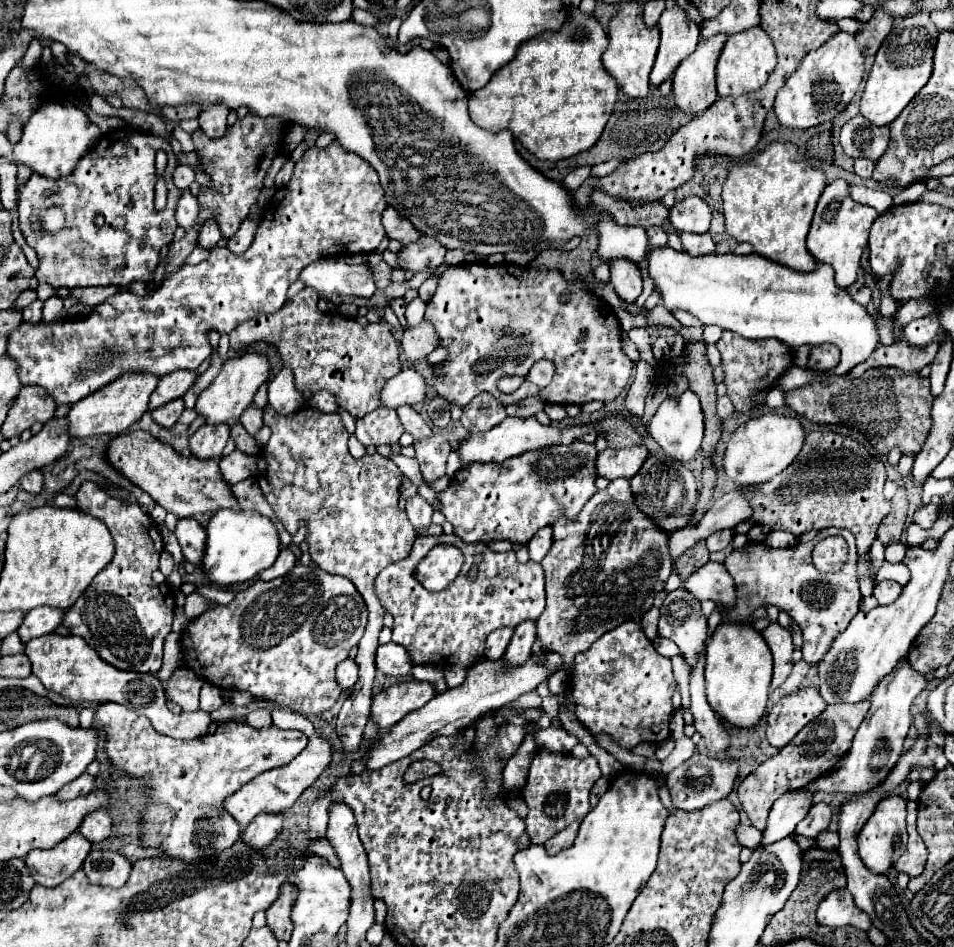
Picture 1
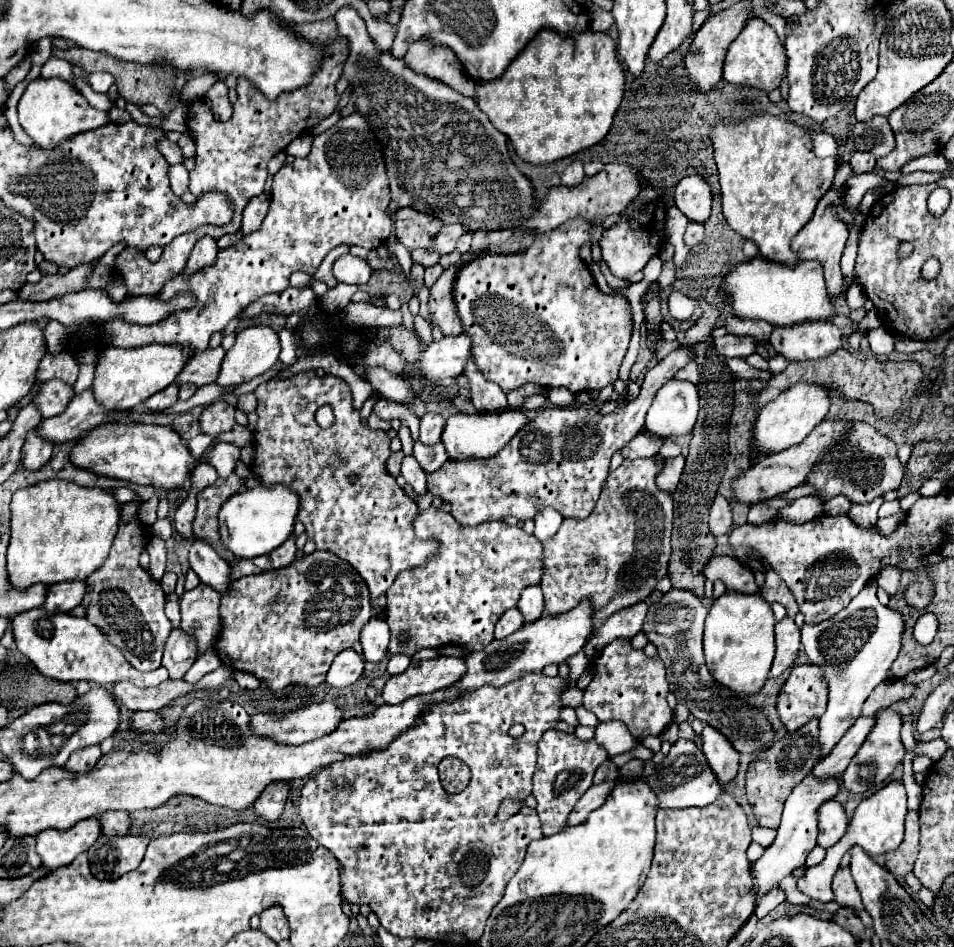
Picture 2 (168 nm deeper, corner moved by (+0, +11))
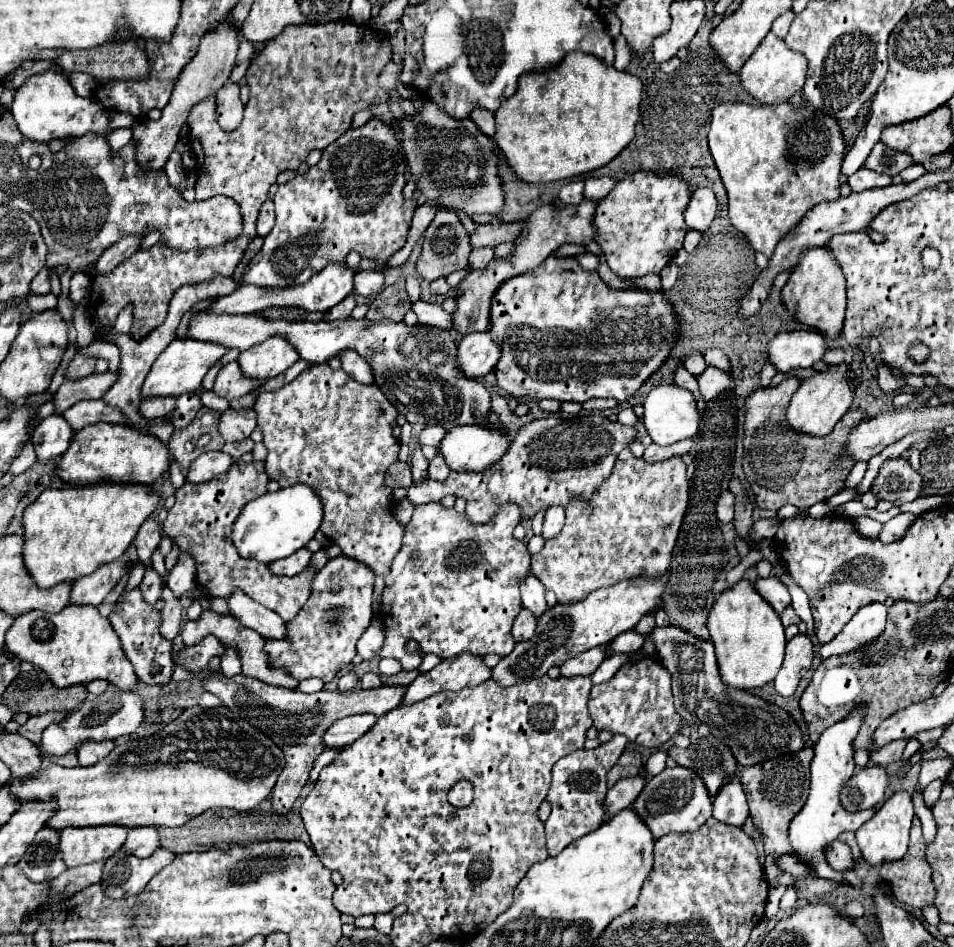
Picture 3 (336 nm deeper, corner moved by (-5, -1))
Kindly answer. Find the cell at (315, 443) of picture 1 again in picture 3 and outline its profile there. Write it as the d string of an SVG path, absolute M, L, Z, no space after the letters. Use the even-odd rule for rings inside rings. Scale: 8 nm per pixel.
M324 362L310 366L280 390L260 394L256 398L254 412L268 448L268 458L264 462L268 478L278 482L280 488L288 488L292 484L310 486L322 502L324 518L320 530L324 536L332 544L340 546L342 556L368 566L374 576L386 578L406 532L404 526L394 518L394 494L384 486L384 472L398 460L398 440L392 436L392 422L398 414L396 408L388 402L378 386L362 386L354 382L342 368L332 370Z

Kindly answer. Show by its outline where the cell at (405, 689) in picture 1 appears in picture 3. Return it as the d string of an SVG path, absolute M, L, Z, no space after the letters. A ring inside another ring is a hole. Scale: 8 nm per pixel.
M464 652L456 658L444 660L430 672L420 674L416 680L412 680L406 686L402 706L410 706L442 690L458 692L464 688L476 688L476 684L482 684L488 678L490 678L490 668L484 666L484 662L478 656Z

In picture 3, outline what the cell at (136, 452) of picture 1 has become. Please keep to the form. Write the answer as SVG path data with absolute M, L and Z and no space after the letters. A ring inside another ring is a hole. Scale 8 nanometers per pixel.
M96 422L80 432L74 432L68 452L64 452L58 462L58 476L72 486L92 486L102 482L152 486L164 480L170 462L172 452L154 434L144 434L130 426Z

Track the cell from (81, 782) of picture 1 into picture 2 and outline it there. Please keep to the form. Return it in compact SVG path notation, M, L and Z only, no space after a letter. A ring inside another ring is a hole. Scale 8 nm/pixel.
M91 746L91 748L81 748L79 752L73 752L71 754L71 760L67 760L65 764L65 770L69 772L87 772L91 770L97 760L101 758L101 748L99 746Z

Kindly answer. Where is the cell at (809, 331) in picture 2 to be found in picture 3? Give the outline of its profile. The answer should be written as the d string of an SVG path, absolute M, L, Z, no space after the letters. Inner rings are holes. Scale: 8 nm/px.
M818 330L780 332L770 346L766 346L766 358L784 374L798 368L812 368L826 352L826 340Z

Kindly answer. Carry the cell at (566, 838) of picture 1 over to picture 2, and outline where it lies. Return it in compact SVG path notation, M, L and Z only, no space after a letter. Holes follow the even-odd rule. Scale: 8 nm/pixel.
M615 782L593 784L593 786L579 798L579 804L577 804L575 810L569 814L567 826L577 826L577 824L581 824L581 822L589 816L589 812L593 812L593 810L597 810L599 806L603 806L603 804L605 804L605 798L607 798L607 794L611 794L613 786L615 786Z

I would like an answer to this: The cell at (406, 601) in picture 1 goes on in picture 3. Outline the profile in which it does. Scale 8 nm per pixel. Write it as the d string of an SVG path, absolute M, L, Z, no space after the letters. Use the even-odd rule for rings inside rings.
M440 502L416 506L412 520L406 524L404 544L392 564L392 576L386 580L380 616L386 630L386 642L380 658L396 658L404 670L414 670L420 666L422 658L418 654L408 654L404 644L414 638L420 650L426 654L436 654L440 658L452 658L462 652L474 656L498 654L506 656L516 646L510 628L514 618L520 614L520 582L530 572L530 552L522 540L512 536L516 524L522 516L516 504L506 504L488 524L470 524L466 514L456 514L452 508L446 510Z

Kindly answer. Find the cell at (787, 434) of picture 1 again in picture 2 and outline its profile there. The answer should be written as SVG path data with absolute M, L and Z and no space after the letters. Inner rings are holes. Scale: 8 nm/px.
M811 382L793 384L791 388L781 392L773 402L761 408L753 430L753 446L751 446L753 452L775 454L803 442L803 438L807 438L807 434L827 416L829 406L831 406L831 400L825 386L811 384Z

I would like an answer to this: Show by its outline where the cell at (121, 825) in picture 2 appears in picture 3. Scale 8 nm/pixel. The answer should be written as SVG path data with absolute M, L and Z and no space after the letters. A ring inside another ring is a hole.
M130 828L128 838L124 842L124 850L134 856L150 856L160 846L160 838L156 828Z

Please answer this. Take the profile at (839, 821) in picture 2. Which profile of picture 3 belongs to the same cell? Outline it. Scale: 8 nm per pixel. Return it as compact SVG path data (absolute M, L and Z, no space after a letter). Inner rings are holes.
M836 840L828 850L826 850L826 858L828 858L828 864L842 872L842 870L848 870L854 866L854 858L852 858L852 850L846 842L842 840Z

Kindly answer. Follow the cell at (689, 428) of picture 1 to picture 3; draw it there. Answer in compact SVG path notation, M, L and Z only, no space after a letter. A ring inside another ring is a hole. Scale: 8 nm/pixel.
M676 384L654 386L644 400L644 426L652 436L654 444L658 446L670 446L680 440L692 438L698 432L698 424L700 424L700 412L696 408L694 396Z

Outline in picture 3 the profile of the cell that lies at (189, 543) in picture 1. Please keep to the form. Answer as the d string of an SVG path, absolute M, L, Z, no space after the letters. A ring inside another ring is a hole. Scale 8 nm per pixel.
M234 590L228 598L228 608L230 608L230 614L246 628L252 628L256 630L258 634L262 636L272 636L272 638L280 638L284 636L284 620L264 608L262 604L254 602L250 596L246 596L242 590Z

